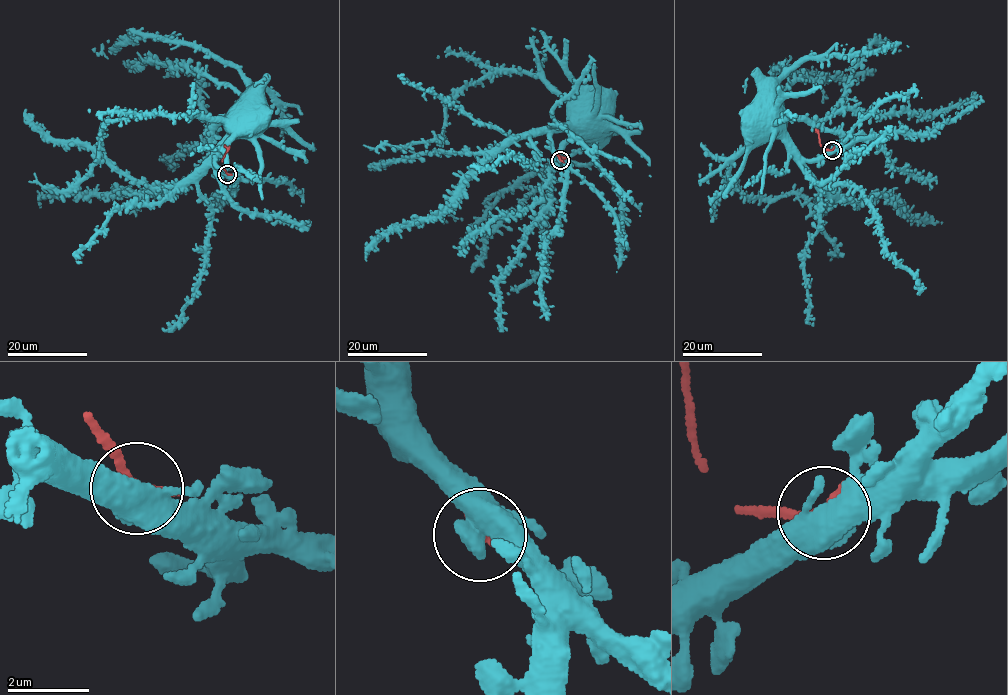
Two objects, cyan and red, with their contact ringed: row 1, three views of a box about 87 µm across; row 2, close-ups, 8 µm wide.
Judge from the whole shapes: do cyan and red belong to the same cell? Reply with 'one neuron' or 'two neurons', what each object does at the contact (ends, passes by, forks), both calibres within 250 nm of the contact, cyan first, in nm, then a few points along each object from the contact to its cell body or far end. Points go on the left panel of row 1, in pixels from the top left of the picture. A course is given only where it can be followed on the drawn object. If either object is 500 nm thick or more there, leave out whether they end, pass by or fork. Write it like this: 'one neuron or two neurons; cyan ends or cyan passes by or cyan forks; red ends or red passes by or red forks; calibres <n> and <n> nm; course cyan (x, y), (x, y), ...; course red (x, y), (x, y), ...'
two neurons; cyan forks; red ends; calibres 460 and 240 nm; course cyan (227, 175), (215, 161), (225, 123), (164, 114), (104, 124), (98, 157), (73, 186), (44, 187), (34, 173); course red (227, 174), (222, 167), (226, 151), (224, 144)

